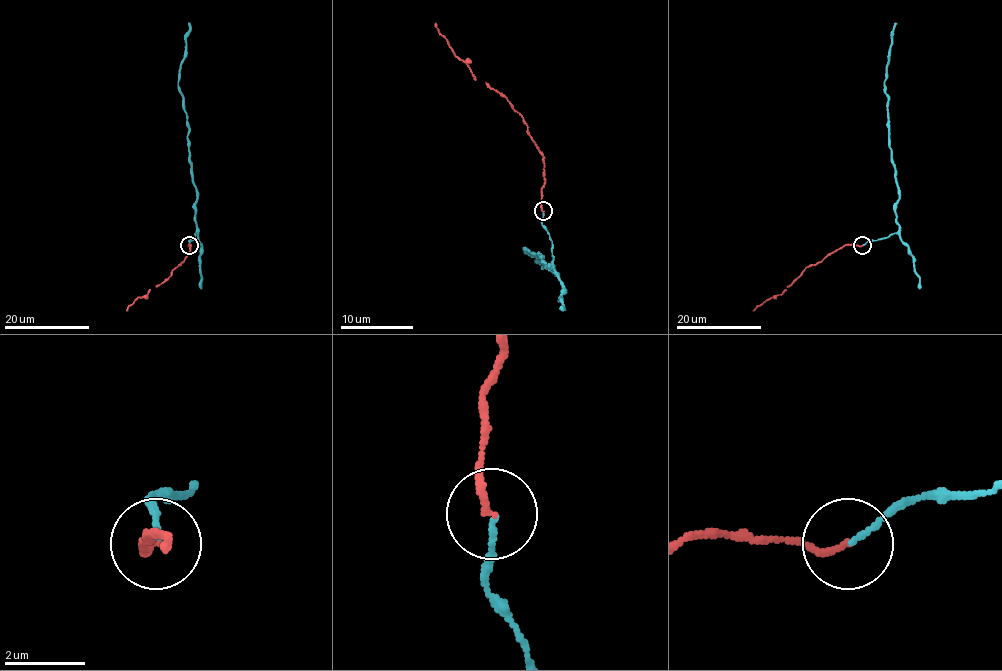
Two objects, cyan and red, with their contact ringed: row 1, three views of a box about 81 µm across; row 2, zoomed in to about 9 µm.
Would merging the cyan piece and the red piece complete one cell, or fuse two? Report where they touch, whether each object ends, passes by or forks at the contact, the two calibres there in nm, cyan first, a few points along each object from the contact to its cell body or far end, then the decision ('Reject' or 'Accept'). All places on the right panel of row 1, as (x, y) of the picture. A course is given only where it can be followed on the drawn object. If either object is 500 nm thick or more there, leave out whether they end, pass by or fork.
Place: (862, 245). At the ring cyan ends. At the ring red ends. Thickness 130 nm (cyan) against 160 nm. Course of cyan: (862, 245), (885, 239), (899, 230), (895, 205), (899, 188), (889, 146), (885, 85), (891, 32), (895, 22). Course of red: (862, 245), (843, 245), (829, 253), (820, 262), (809, 265), (786, 290), (752, 311). Accept

